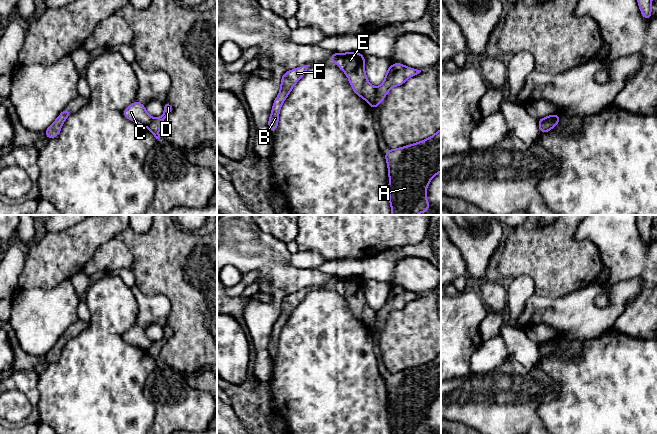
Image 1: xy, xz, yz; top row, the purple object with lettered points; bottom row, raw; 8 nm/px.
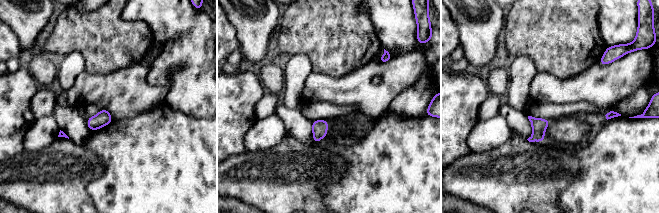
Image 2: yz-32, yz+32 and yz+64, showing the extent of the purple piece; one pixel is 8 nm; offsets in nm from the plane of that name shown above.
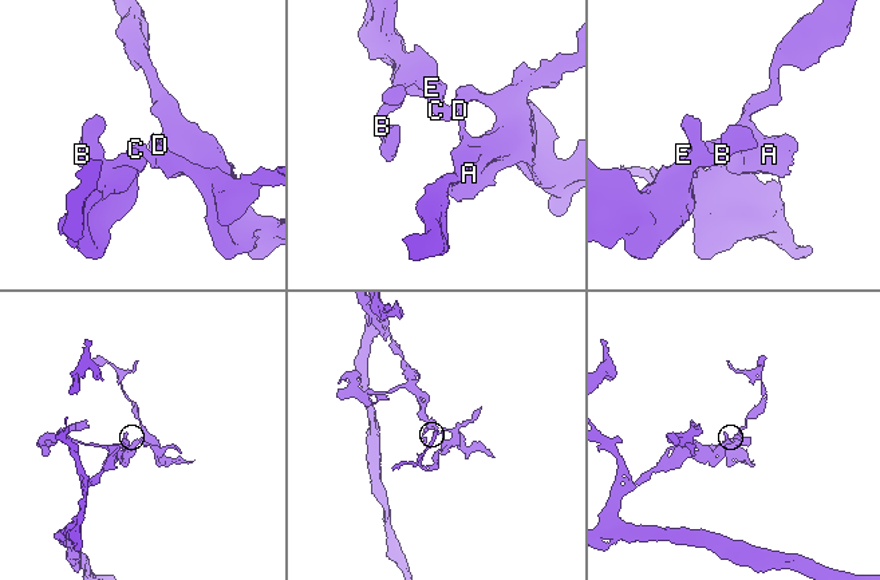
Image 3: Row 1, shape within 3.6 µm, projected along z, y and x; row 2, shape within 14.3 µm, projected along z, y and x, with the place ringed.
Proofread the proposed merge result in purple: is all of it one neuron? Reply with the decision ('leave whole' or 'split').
split

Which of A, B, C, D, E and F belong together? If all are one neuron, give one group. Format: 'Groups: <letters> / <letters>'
Groups: A D / B C E F

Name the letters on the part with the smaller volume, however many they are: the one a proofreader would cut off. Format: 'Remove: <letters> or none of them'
Remove: A, D

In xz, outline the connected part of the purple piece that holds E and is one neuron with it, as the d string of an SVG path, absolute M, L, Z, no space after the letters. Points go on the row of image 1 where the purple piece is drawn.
M333 52L329 61L339 65L340 69L347 75L354 93L376 110L379 104L375 99L376 88L369 83L366 77L365 56L359 52Z

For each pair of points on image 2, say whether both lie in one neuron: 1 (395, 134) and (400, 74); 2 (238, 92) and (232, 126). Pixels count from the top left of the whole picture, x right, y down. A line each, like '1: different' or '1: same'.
1: different
2: same

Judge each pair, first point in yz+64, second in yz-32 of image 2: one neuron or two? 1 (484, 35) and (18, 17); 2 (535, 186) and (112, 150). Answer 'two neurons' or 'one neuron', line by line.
1: one neuron
2: two neurons

